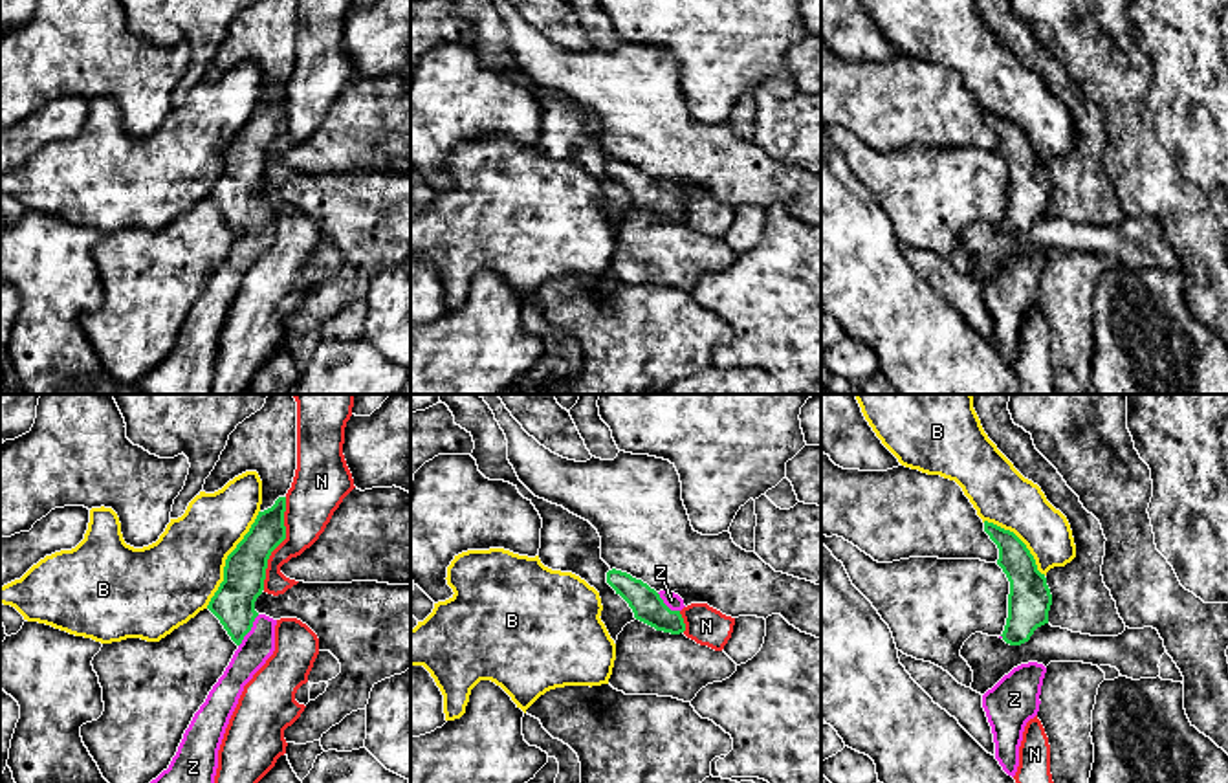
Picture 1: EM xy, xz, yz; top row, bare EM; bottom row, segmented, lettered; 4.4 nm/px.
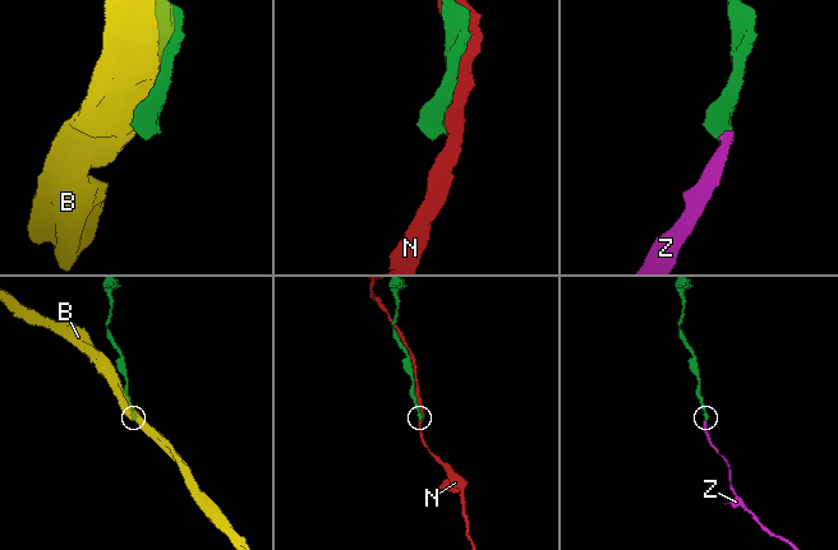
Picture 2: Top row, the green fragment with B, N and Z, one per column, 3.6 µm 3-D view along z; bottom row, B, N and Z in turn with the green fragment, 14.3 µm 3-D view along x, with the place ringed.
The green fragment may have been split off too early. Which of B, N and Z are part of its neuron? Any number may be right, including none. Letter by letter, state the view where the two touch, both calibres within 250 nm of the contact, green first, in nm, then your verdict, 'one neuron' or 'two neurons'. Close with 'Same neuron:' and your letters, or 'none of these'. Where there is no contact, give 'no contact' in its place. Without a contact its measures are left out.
B: xy | 190/360 nm | two neurons
N: xy | 190/220 nm | two neurons
Z: xy | 190/140 nm | one neuron
Same neuron: Z

